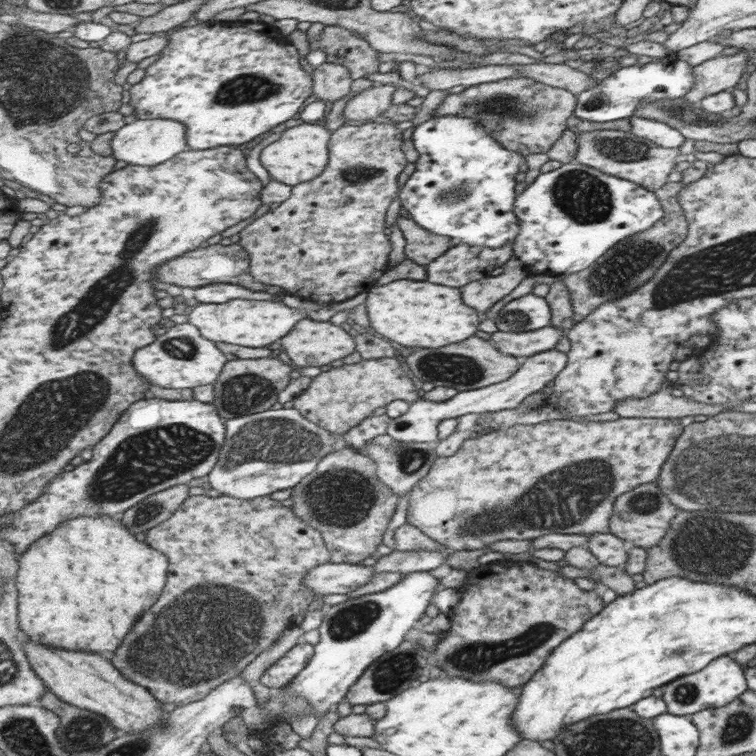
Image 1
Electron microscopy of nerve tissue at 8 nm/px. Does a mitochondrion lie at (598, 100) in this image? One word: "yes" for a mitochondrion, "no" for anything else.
yes

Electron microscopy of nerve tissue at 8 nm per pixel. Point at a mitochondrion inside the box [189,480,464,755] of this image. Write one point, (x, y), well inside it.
(356, 617)

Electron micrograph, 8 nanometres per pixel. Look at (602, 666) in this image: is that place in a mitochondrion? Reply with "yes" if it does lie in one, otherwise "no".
no

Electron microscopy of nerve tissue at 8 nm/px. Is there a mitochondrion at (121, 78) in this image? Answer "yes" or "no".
no

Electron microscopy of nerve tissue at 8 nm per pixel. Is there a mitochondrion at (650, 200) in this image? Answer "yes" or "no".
no

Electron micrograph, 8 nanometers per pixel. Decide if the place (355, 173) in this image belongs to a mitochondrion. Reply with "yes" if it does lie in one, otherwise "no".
yes

